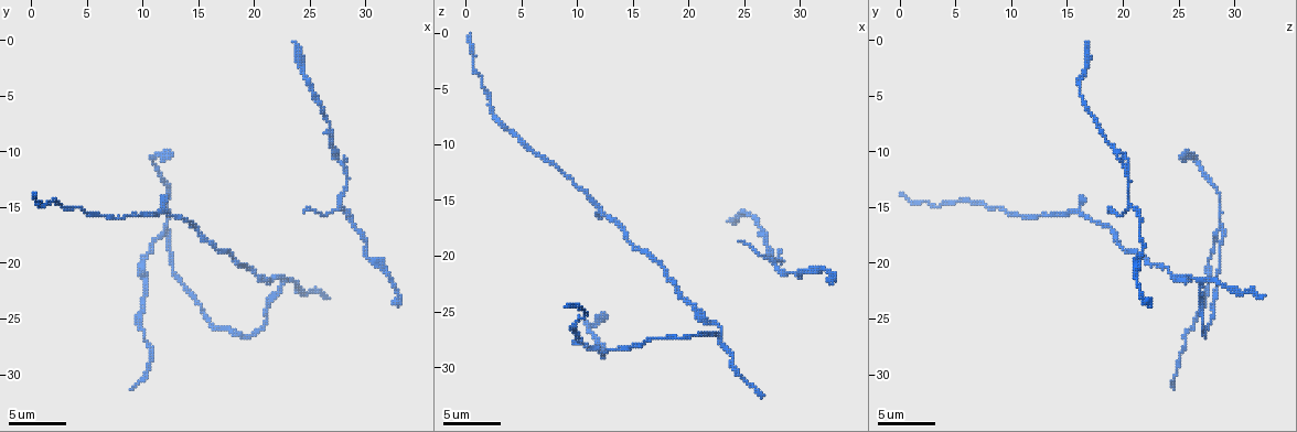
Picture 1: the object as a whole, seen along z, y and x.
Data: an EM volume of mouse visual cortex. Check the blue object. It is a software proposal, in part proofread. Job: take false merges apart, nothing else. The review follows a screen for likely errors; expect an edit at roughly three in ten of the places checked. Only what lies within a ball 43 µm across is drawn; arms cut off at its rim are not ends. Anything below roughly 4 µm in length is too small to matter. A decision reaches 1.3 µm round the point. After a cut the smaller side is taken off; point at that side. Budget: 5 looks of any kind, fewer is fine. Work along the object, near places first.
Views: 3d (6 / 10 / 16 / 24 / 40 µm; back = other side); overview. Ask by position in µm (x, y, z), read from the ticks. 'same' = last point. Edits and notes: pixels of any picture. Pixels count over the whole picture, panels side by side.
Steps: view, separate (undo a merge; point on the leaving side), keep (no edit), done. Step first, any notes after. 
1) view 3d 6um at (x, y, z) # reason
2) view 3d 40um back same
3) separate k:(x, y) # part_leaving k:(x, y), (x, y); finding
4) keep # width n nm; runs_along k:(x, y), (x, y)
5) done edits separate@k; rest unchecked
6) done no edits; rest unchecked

view 3d 10um at (27.6, 14.8, 20.8) # arms part here

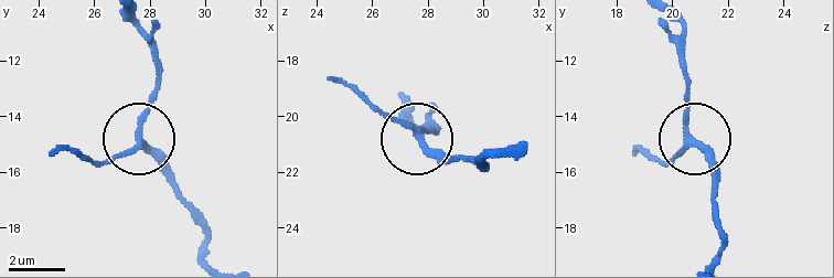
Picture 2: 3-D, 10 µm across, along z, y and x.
keep # arms 3; all the same neuron

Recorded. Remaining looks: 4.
view 3d 10um at (11.0, 10.8, 26.4) # calibre changes

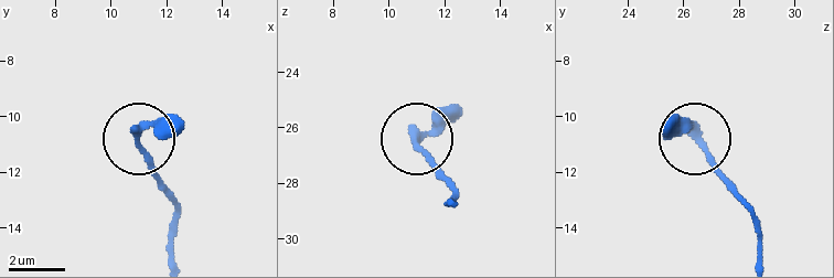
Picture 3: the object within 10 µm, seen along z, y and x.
keep # runs_along 3:(758, 255), (756, 218), (729, 177), (696, 143); one neuron here

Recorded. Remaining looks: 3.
view 3d 10um at (12.2, 16.8, 28.6) # arms part here

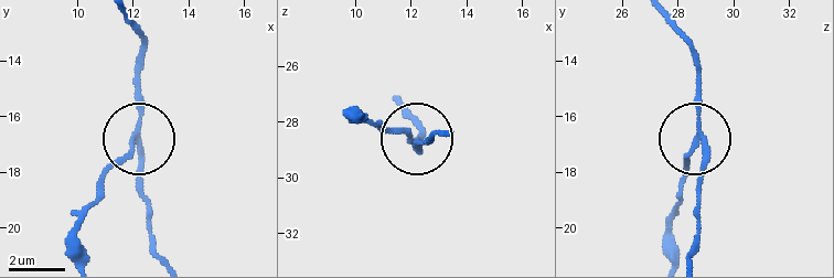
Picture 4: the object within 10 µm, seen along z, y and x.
separate 4:(107, 164) # part_leaving 4:(130, 140), (85, 216), (81, 258); a second neuron is stuck on

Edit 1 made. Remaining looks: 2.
done edits separate@4; rest unchecked

